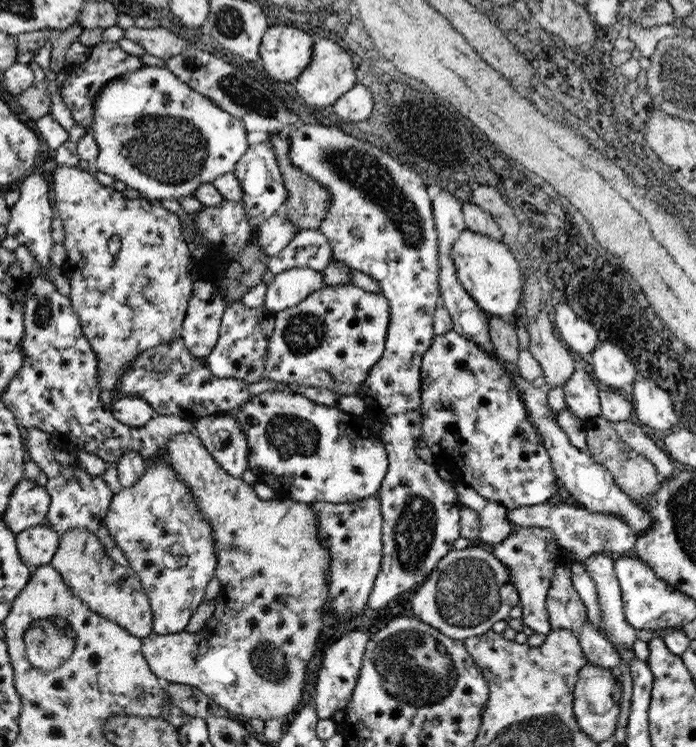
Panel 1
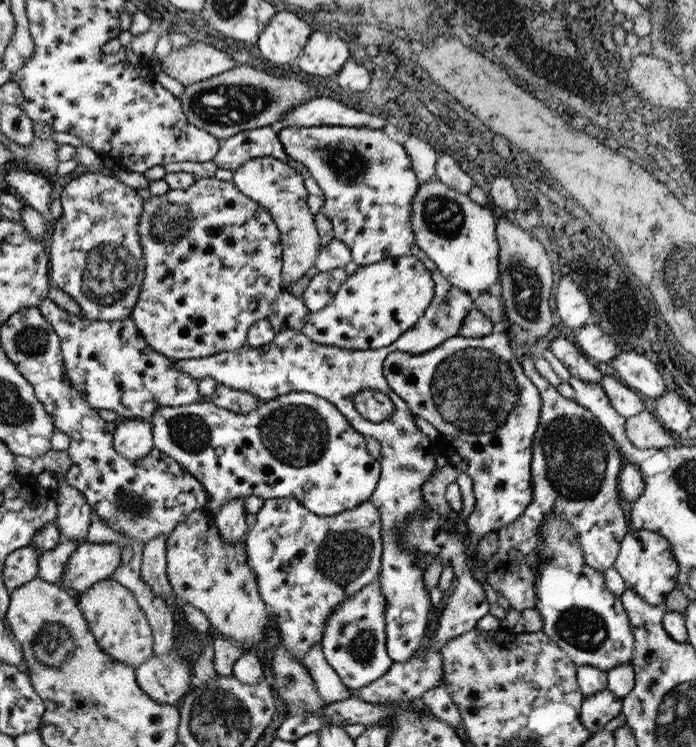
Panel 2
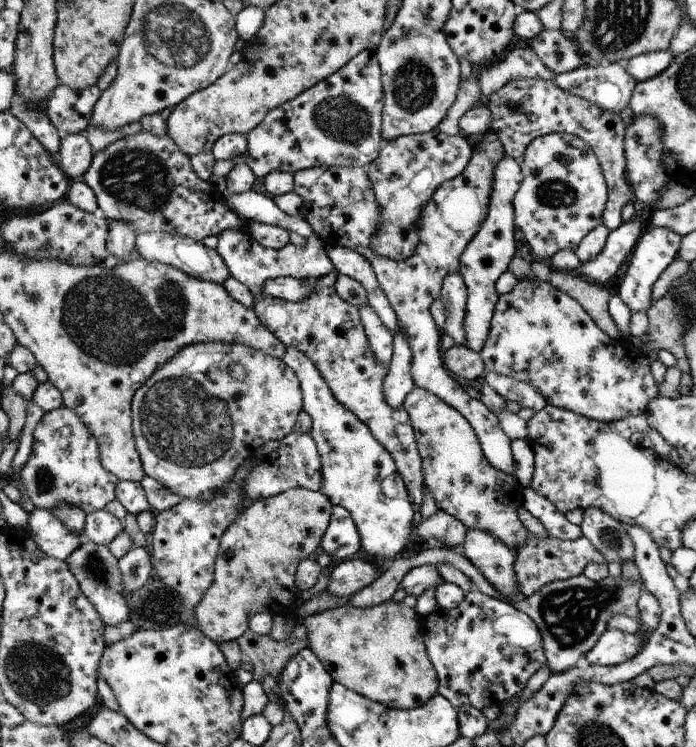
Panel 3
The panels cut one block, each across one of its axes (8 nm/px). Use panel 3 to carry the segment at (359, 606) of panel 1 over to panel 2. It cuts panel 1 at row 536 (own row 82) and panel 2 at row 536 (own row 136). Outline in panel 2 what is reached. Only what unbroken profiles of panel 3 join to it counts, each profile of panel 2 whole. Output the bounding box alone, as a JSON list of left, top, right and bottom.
[245,496,383,662]

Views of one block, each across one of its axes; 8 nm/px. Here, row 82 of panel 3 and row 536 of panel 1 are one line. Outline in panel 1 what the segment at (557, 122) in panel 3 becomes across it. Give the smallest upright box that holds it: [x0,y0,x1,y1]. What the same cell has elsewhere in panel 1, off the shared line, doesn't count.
[491,526,557,636]

